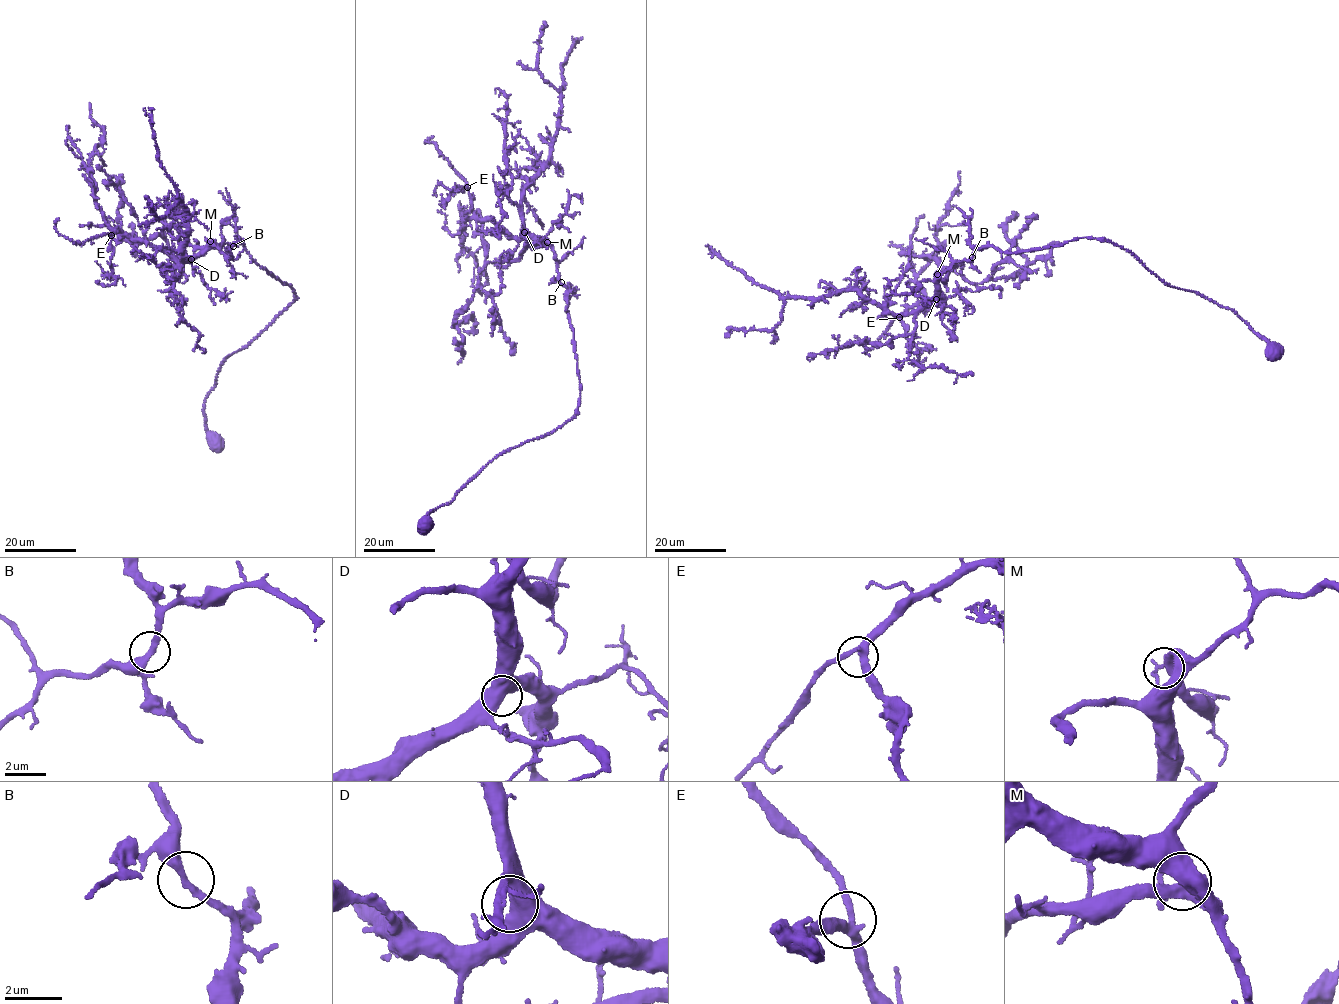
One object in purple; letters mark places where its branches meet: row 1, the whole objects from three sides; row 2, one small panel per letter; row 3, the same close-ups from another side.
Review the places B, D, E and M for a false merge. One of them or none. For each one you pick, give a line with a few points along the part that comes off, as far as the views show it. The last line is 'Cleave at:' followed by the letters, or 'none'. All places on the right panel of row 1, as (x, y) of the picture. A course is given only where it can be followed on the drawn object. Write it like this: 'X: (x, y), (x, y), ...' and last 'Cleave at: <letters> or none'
Cleave at: none

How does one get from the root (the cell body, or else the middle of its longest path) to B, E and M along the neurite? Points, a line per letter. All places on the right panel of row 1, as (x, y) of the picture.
B: (1272, 351), (1230, 308), (1166, 284), (1130, 251), (1105, 239), (1079, 238), (1011, 253), (981, 247), (972, 257)
E: (1272, 351), (1230, 308), (1095, 238), (976, 248), (941, 272), (944, 301), (899, 317)
M: (1272, 351), (1230, 308), (1166, 284), (1130, 251), (1105, 239), (1079, 238), (1011, 253), (981, 247), (937, 274)

